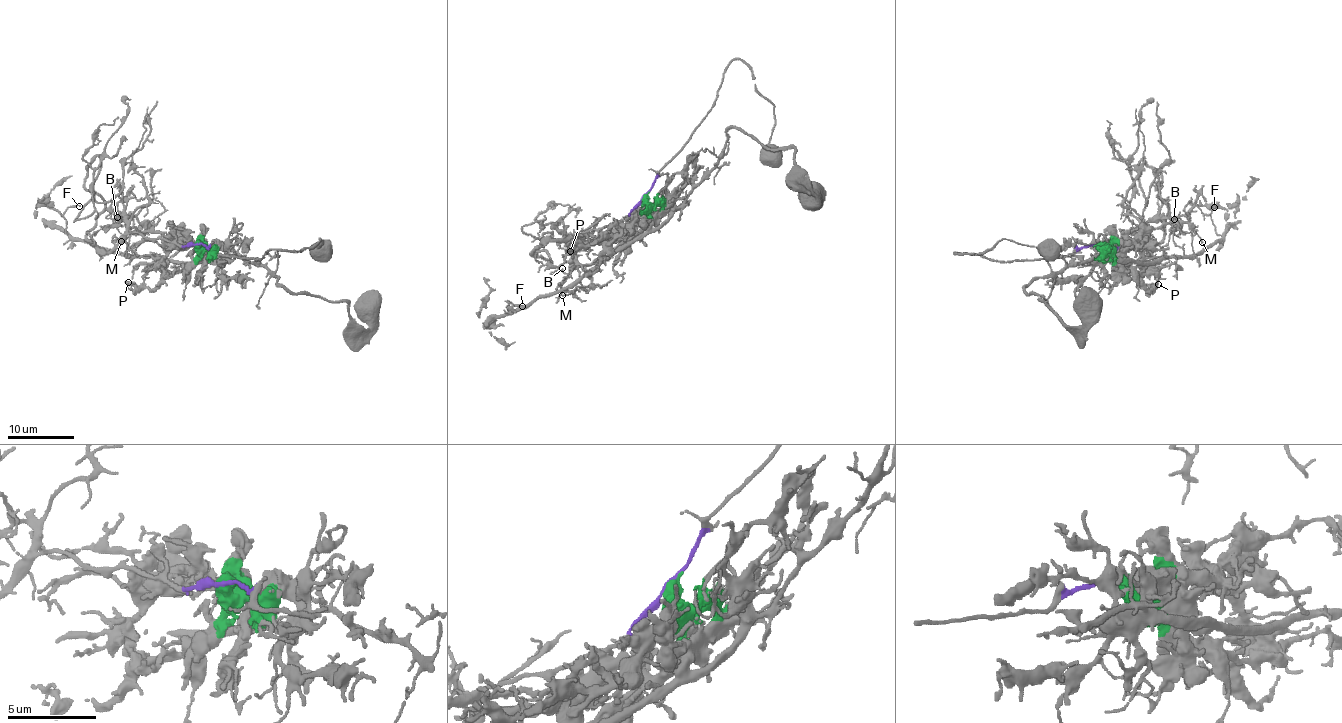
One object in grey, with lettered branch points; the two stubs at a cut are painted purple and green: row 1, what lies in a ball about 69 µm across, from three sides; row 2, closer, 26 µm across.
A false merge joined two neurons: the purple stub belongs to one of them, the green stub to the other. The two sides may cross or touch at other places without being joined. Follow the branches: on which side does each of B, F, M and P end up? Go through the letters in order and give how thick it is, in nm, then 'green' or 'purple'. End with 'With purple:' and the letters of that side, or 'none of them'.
B: calibre 120 nm; purple
F: calibre 190 nm; green
M: calibre 140 nm; purple
P: calibre 150 nm; green
With purple: B, M

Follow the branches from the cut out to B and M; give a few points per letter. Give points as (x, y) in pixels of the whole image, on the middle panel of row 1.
B: (645, 196), (627, 215), (605, 227), (579, 233), (573, 245), (575, 266), (567, 273), (562, 268)
M: (645, 196), (627, 215), (605, 227), (579, 233), (573, 245), (580, 286), (562, 295)

